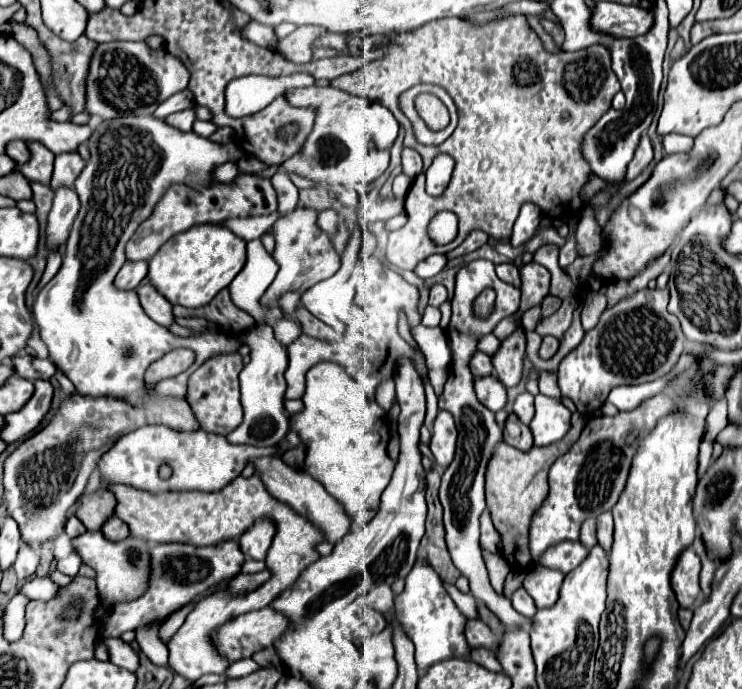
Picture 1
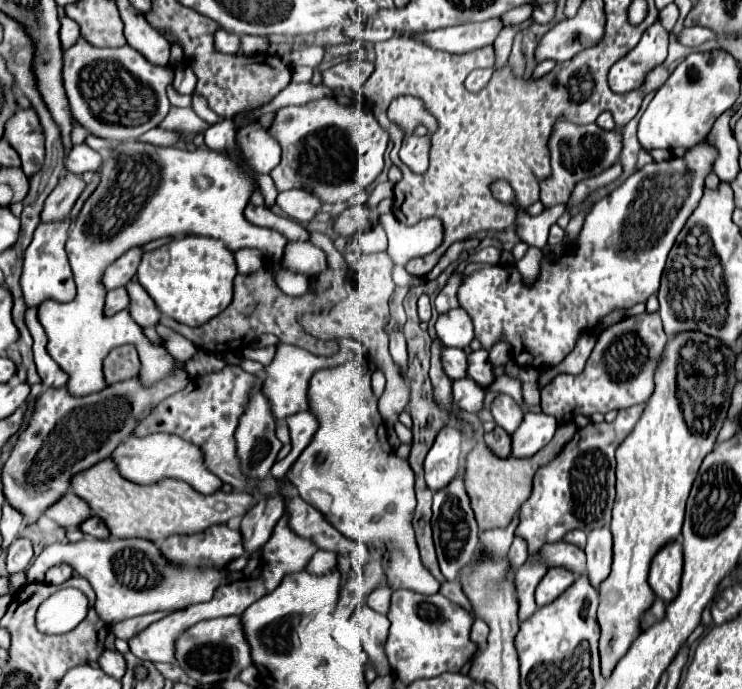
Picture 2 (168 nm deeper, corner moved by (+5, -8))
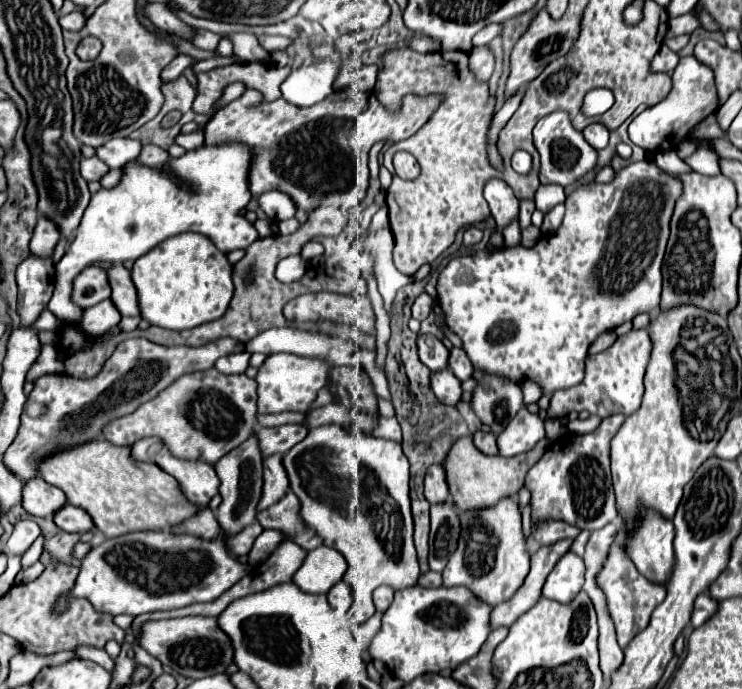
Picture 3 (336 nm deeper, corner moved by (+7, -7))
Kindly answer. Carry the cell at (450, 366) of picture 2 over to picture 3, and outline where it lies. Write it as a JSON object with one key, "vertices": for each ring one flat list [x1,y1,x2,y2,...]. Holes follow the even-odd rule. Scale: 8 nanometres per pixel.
{"vertices":[[425,334,425,336,417,338,417,346,419,346,421,362,431,372,445,370,445,360,449,360,449,350,447,350,447,346,441,340,437,340,431,334]]}

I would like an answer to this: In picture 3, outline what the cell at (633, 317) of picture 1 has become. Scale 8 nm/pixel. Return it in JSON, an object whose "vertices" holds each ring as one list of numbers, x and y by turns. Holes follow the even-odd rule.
{"vertices":[[643,328,619,336,607,350,587,356,583,382,573,388,553,392,547,408,547,418,563,418,569,412,581,412,581,410,587,410,601,418,607,418,611,414,625,414,625,416,633,414,641,406,643,376,651,350,653,342,649,340,647,328]]}

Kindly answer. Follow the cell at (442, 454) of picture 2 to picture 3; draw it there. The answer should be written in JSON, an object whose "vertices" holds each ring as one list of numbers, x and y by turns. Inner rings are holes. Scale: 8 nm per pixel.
{"vertices":[[431,464,429,472,425,474,425,498,435,502,445,502,449,498,449,486,445,484,445,470,443,464]]}

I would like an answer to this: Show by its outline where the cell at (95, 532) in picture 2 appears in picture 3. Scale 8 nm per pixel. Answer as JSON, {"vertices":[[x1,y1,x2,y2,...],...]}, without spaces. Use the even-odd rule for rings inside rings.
{"vertices":[[65,504,57,514,55,514,55,524,65,530,65,532,89,532,89,530,95,530,95,524,91,520,89,514,85,514,81,508,77,506,71,506,71,504]]}

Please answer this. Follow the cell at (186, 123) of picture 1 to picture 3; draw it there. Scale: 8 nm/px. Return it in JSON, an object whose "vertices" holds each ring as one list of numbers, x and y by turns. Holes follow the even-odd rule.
{"vertices":[[133,138,123,140,109,140,103,148,95,150,97,158,101,158,109,168,123,168,125,162,137,158,141,152,141,142]]}

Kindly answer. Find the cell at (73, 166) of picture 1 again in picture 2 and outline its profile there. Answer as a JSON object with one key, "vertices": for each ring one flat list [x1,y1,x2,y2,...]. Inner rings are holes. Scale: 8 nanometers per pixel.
{"vertices":[[67,173,67,177,61,177,59,185,53,189,53,193,45,201,45,207,41,211,41,223,63,221,63,217,67,219,71,207,75,205,83,189,85,189,85,183,81,177,75,177,71,173]]}

